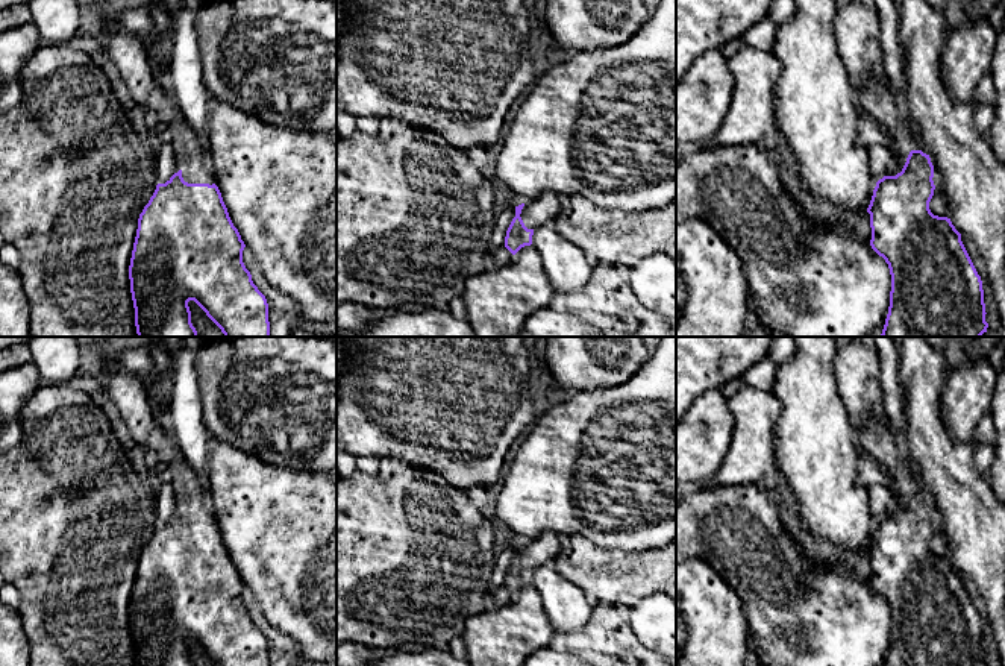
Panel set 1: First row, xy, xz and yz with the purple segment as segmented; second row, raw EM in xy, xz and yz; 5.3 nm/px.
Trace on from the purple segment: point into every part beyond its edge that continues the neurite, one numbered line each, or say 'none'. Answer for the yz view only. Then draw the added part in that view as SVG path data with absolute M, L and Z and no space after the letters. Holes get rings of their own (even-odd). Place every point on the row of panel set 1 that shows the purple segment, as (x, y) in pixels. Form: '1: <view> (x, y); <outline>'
1: yz (876, 99); M881 64L872 68L870 77L856 93L859 108L876 121L896 144L906 144L910 150L920 150L920 137L908 111L897 105Z

